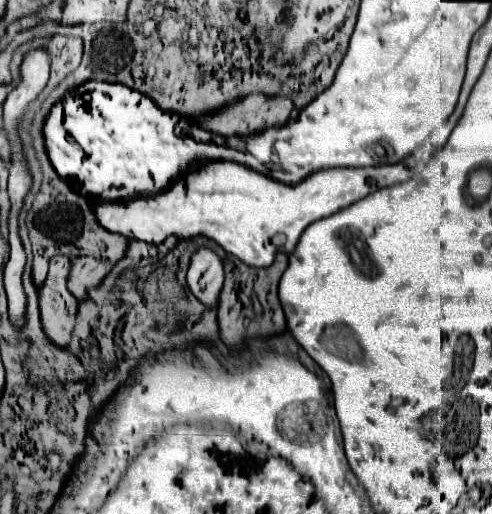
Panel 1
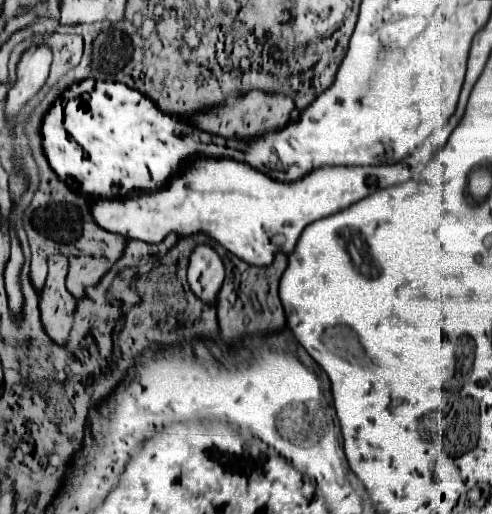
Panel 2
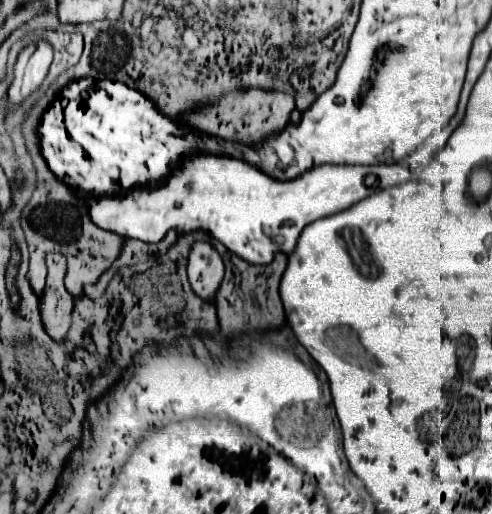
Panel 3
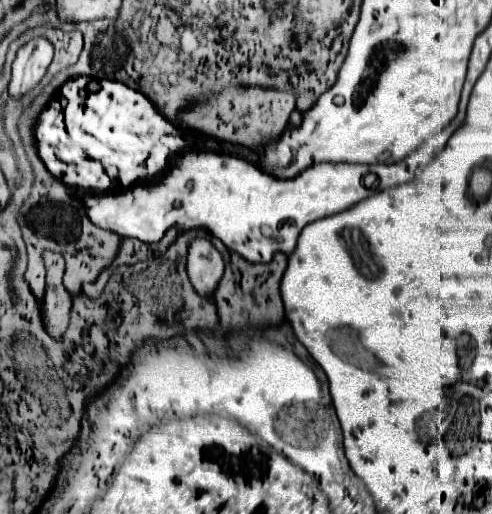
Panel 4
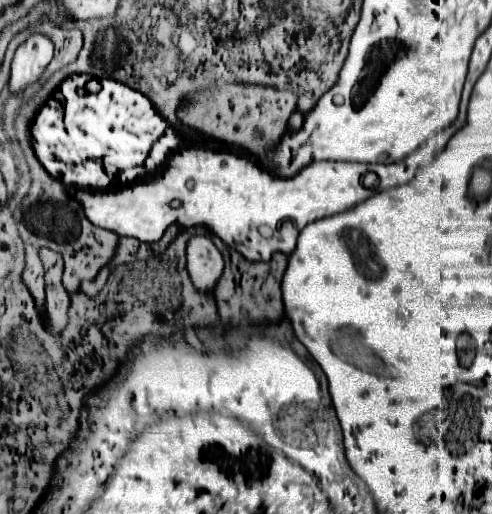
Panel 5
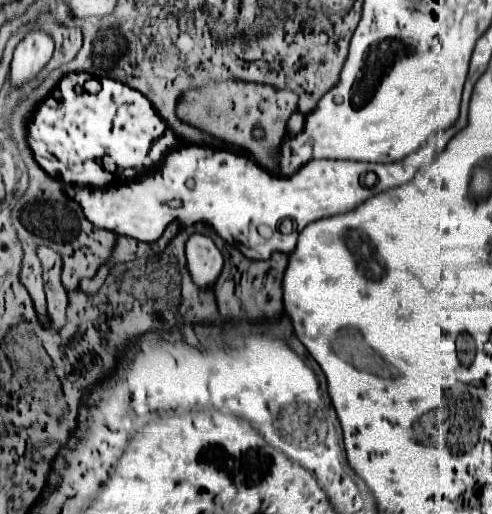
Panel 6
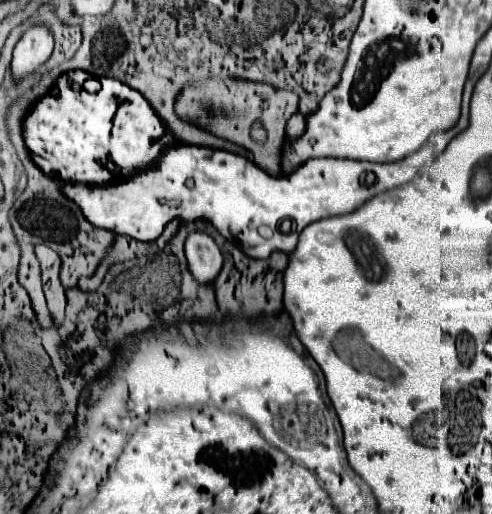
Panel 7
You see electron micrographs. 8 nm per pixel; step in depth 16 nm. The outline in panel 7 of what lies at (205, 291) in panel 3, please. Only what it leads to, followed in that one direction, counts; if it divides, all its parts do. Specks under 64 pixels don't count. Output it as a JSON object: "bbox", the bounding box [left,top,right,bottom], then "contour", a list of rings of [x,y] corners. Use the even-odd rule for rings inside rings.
{"bbox":[184,230,222,282],"contour":[[[202,230],[190,232],[184,244],[190,272],[198,282],[214,282],[222,268],[222,254],[214,238]]]}

